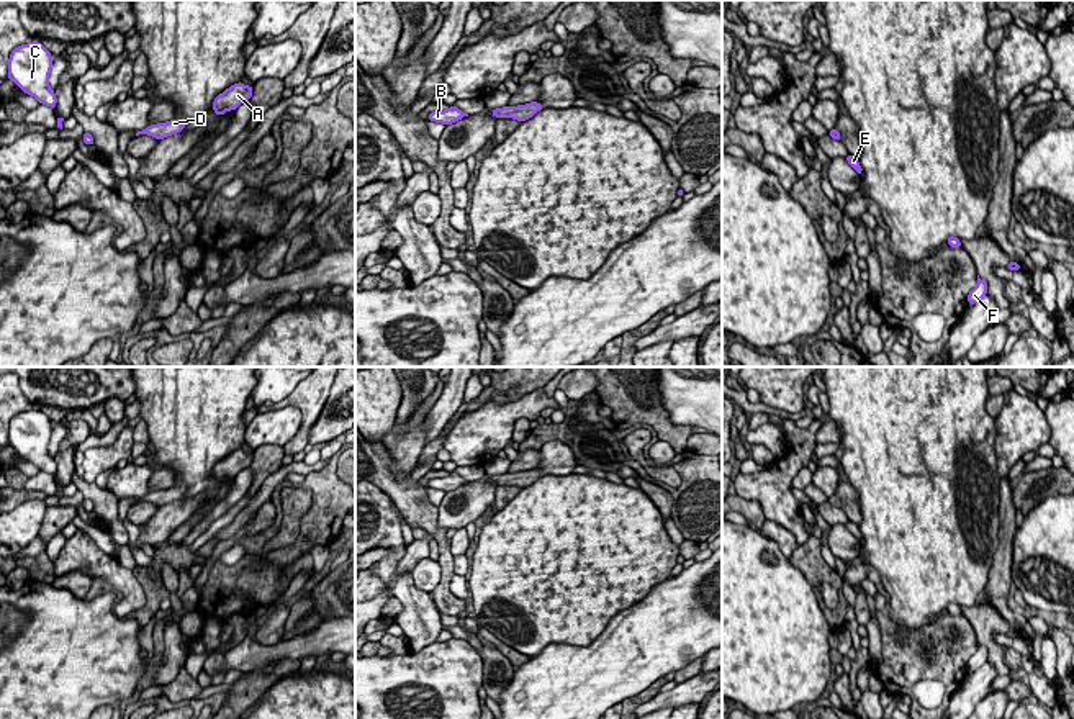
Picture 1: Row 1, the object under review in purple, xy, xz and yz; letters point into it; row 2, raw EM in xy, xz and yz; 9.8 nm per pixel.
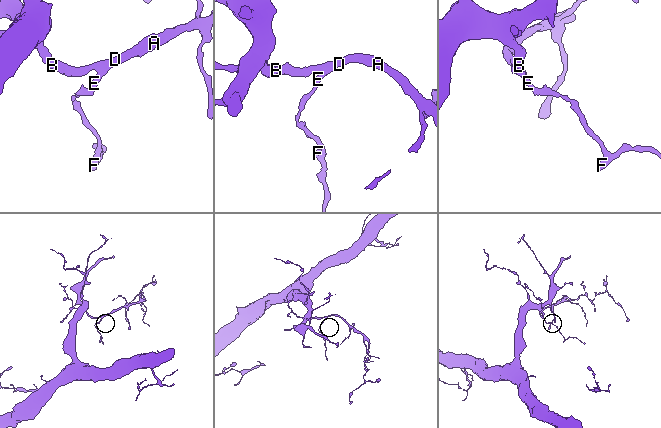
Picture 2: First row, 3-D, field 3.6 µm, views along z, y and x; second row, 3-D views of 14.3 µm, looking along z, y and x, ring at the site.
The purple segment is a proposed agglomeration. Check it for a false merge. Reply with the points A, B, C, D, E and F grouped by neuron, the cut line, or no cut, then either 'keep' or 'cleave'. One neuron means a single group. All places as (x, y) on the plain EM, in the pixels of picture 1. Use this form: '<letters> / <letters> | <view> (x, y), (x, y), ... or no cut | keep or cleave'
A B C D E F | no cut | keep

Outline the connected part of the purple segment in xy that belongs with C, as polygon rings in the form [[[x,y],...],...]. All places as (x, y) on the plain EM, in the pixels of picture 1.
[[[39,409],[21,411],[10,419],[8,447],[41,472],[56,477],[56,459],[49,454],[52,421]]]

